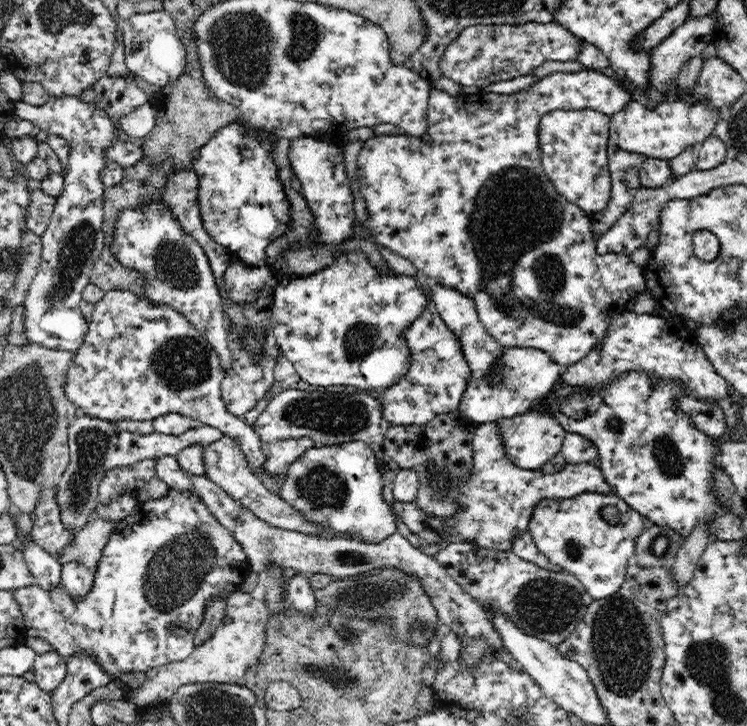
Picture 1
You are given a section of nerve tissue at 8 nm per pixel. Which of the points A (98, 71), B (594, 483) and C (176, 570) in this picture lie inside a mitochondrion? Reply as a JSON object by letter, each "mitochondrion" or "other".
{"A":"other","B":"other","C":"mitochondrion"}

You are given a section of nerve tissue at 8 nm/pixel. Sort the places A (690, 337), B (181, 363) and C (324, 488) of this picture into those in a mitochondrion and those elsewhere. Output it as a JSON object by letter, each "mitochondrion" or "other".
{"A":"other","B":"mitochondrion","C":"mitochondrion"}

